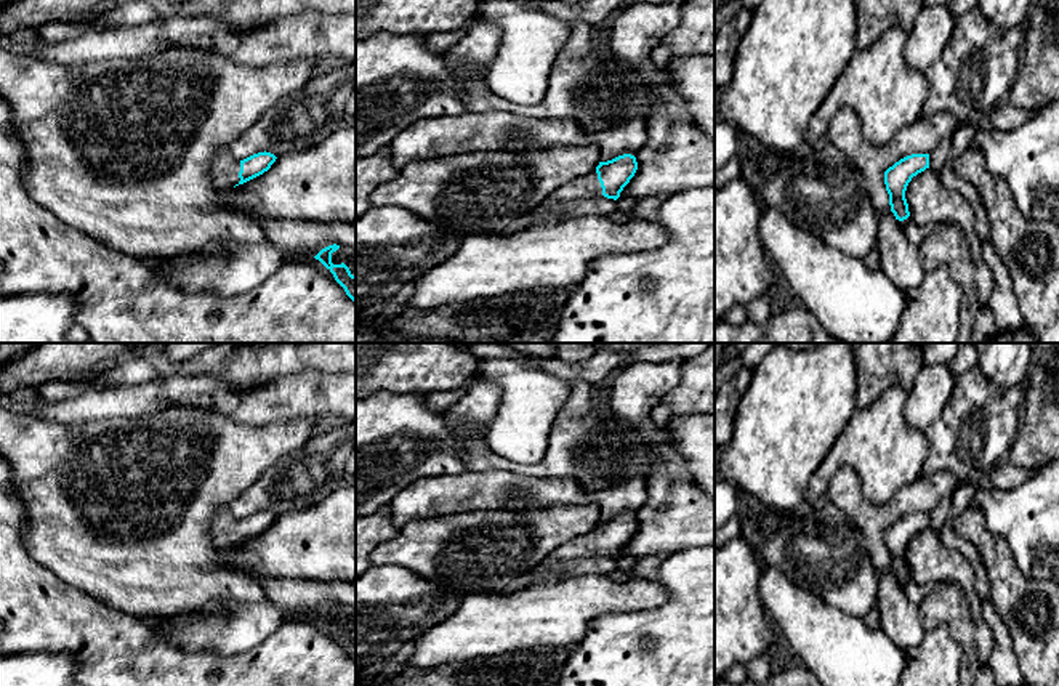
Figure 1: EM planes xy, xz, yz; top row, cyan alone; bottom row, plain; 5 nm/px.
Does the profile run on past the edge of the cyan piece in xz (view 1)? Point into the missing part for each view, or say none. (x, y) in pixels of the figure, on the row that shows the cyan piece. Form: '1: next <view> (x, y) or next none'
1: next xz (588, 186)

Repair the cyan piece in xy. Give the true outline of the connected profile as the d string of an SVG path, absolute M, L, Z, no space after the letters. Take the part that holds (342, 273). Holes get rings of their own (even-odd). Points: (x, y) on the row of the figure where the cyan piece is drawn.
M333 244L322 248L314 258L319 260L335 277L335 280L344 289L346 295L356 301L356 276L351 274L349 268L332 263L332 253L336 252L340 245Z

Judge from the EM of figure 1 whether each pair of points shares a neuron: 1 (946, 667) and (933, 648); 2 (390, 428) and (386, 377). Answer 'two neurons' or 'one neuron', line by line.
1: one neuron
2: two neurons

